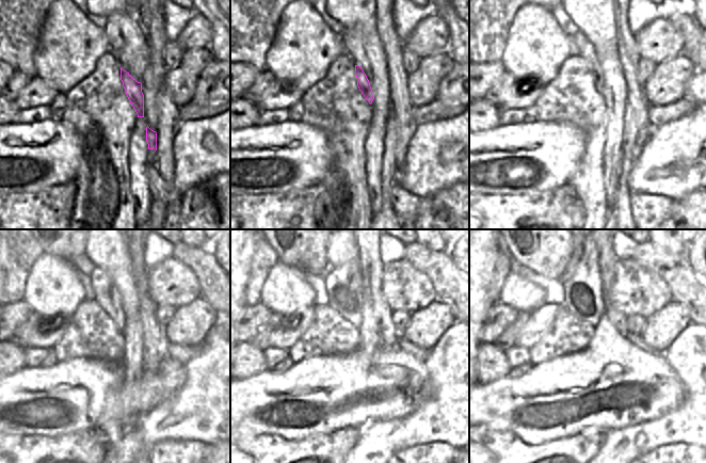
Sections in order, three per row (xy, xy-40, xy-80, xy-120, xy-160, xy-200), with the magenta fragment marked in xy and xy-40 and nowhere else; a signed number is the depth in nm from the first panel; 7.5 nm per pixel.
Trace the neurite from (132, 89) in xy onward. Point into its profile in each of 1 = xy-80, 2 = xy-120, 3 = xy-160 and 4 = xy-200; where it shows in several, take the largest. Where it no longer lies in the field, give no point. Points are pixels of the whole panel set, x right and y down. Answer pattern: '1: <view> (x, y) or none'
1: xy-80 (581, 46)
2: xy-120 (105, 292)
3: xy-160 (345, 286)
4: xy-200 (583, 297)

